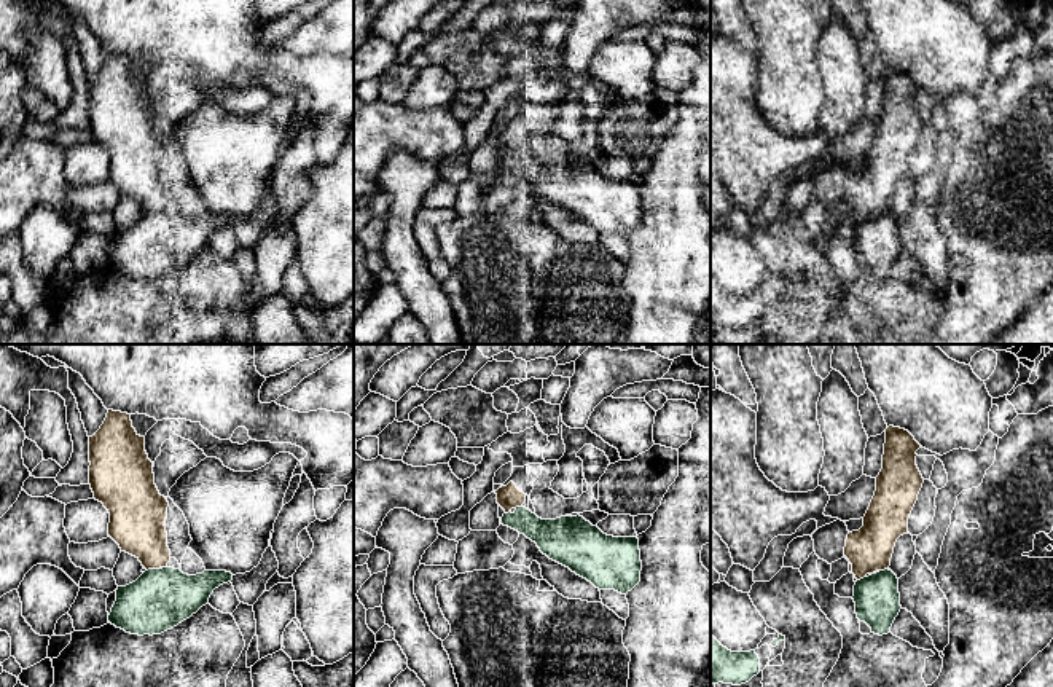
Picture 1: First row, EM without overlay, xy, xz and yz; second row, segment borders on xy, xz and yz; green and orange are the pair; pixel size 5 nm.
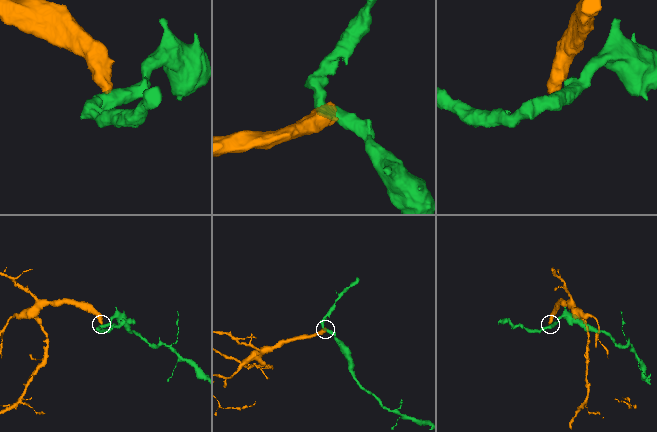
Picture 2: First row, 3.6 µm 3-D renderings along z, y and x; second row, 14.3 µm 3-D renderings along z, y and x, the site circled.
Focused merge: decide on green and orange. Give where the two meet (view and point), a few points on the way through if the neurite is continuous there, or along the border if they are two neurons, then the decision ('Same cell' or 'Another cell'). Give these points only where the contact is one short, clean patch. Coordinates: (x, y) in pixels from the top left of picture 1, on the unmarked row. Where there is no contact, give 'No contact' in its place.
Touches green at xy (152, 212). Another cell

